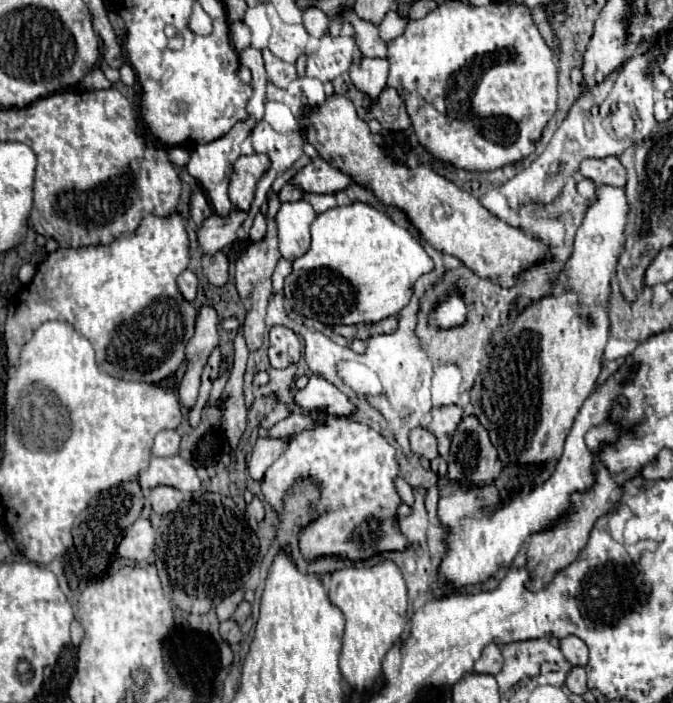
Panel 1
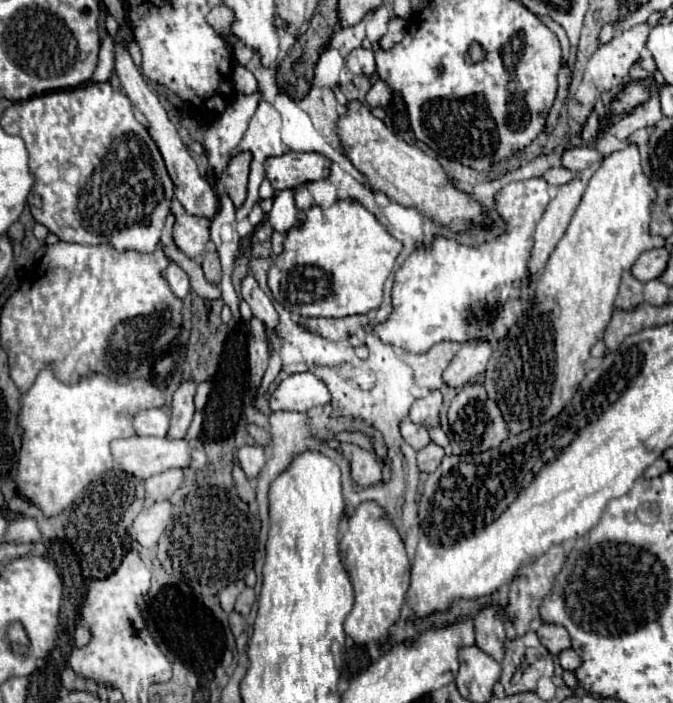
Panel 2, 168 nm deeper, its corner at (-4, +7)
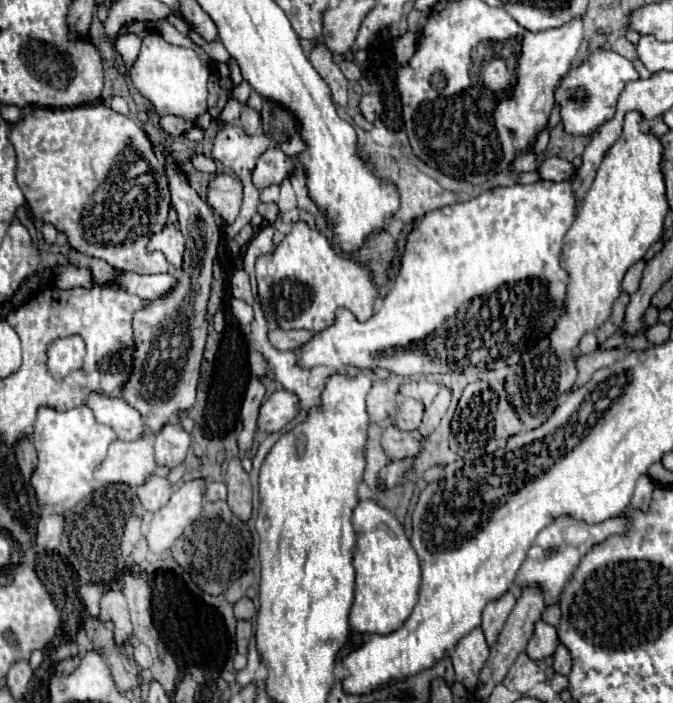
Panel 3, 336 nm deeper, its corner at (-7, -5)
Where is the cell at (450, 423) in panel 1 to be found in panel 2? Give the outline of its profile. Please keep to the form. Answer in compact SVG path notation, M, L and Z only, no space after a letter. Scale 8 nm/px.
M433 390L427 396L415 400L415 404L409 410L409 420L415 424L421 424L425 428L439 426L439 408L441 408L441 392Z

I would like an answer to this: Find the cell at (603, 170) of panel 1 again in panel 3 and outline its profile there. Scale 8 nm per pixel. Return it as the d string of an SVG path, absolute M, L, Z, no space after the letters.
M552 156L552 158L546 158L540 168L538 168L542 180L552 180L552 182L564 182L564 180L570 180L576 172L574 164L570 160L564 160L564 158L558 158L558 156Z

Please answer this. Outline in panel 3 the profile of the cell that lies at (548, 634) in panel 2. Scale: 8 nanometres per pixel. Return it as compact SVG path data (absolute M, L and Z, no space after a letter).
M540 620L540 622L536 624L536 628L534 628L532 640L528 642L526 654L528 654L532 660L544 660L544 658L554 656L556 648L558 648L556 628L550 626L550 624L544 624L544 622Z

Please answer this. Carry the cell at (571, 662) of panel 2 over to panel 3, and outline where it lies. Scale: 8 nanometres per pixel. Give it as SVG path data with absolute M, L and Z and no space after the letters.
M562 644L556 648L556 654L554 654L554 670L562 676L568 676L572 670L572 658L570 658L566 646L562 646Z

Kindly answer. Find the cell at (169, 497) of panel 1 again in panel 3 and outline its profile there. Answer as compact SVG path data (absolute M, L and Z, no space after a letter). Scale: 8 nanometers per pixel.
M152 476L146 484L142 484L138 488L136 494L138 494L138 498L146 510L156 512L168 504L172 492L174 492L174 486L168 482L168 478Z

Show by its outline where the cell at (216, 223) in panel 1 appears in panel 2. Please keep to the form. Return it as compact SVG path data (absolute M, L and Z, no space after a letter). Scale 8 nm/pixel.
M177 214L175 226L173 226L173 240L175 246L187 254L189 258L199 258L209 242L209 220L189 216L189 214Z

